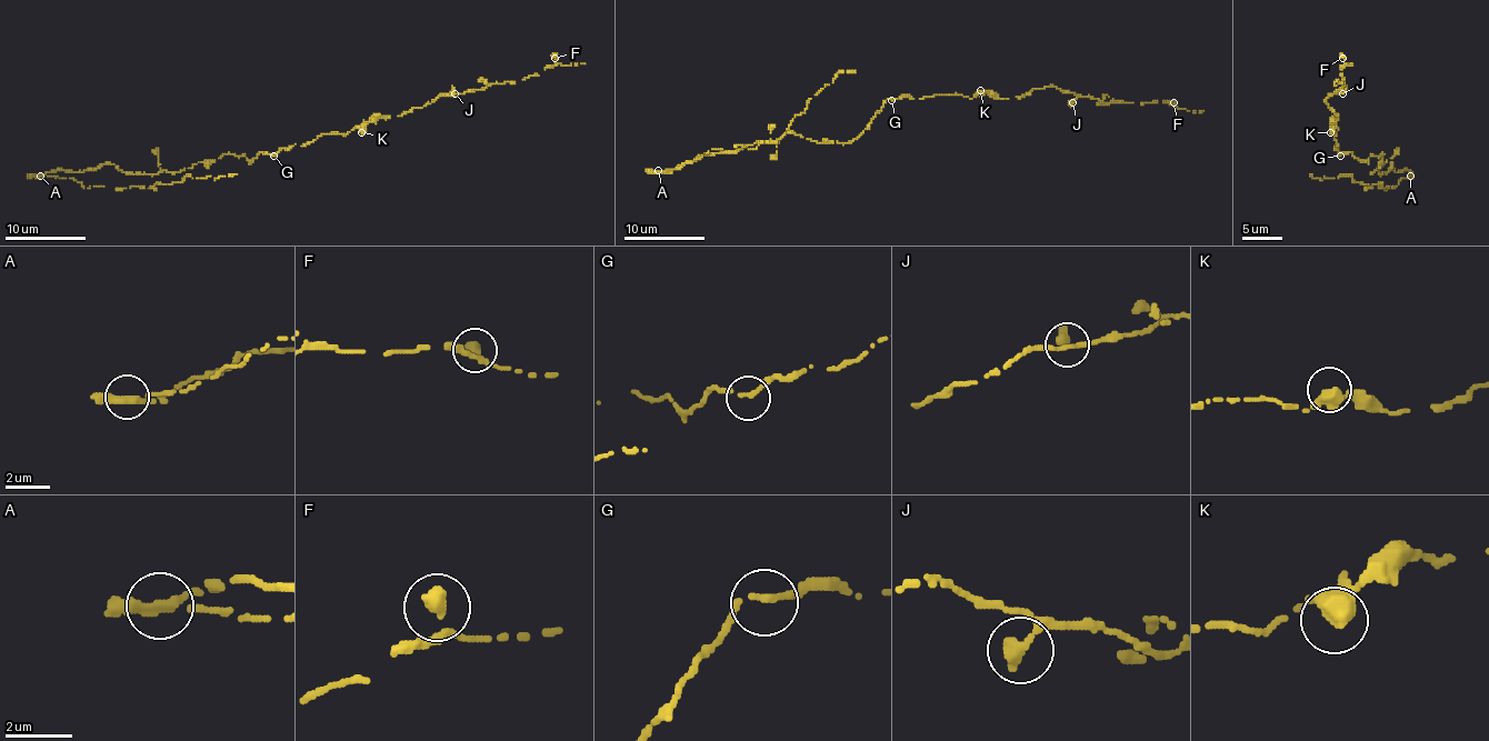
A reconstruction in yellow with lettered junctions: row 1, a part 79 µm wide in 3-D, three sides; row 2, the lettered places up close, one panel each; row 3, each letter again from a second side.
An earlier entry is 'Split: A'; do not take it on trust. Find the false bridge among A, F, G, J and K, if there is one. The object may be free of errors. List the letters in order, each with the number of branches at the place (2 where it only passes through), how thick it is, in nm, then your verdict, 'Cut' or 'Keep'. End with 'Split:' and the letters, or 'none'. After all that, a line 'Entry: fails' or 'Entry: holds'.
A: Branches: 3. Thickness 280 nm. Cut
F: Branches: 2. Thickness 300 nm. Keep
G: Branches: 2. Thickness 190 nm. Keep
J: Branches: 2. Thickness 320 nm. Keep
K: Branches: 3. Thickness 320 nm. Keep
Split: A
Entry: holds

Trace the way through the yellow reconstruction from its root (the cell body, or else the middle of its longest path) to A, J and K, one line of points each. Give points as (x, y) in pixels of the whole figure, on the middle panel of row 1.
A: (891, 99), (847, 143), (817, 143), (785, 132), (775, 141), (700, 154), (658, 171)
J: (891, 99), (936, 94), (972, 99), (986, 92), (1008, 99), (1057, 87), (1077, 97), (1072, 102)
K: (891, 99), (923, 99), (936, 94), (961, 94), (972, 99), (980, 90)

